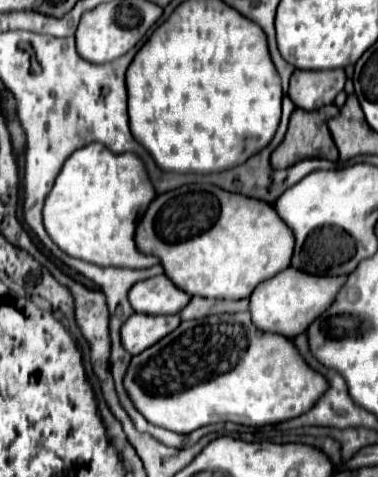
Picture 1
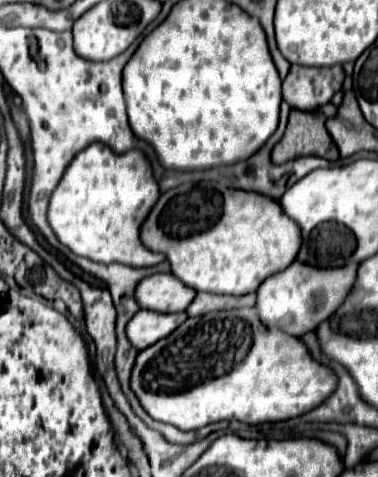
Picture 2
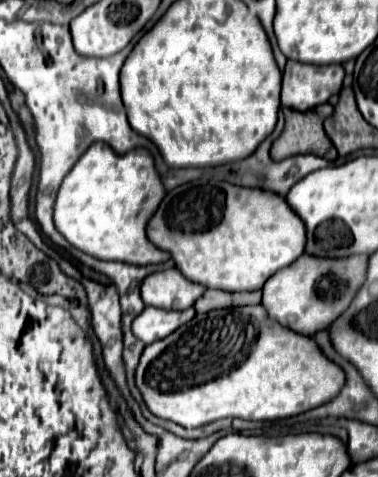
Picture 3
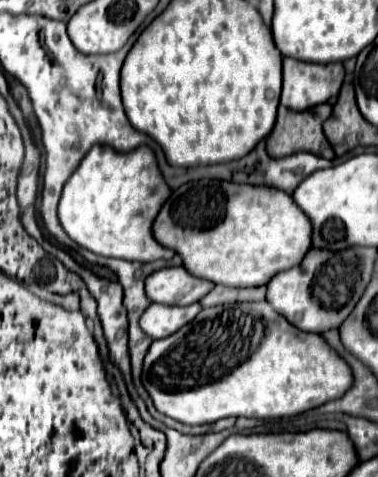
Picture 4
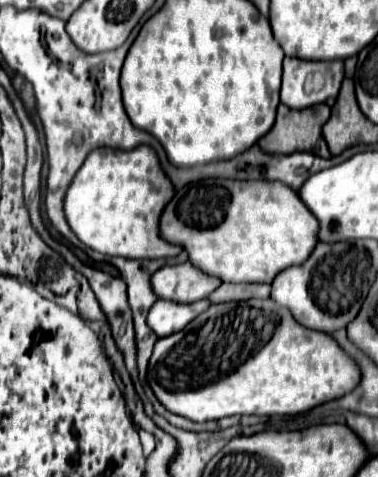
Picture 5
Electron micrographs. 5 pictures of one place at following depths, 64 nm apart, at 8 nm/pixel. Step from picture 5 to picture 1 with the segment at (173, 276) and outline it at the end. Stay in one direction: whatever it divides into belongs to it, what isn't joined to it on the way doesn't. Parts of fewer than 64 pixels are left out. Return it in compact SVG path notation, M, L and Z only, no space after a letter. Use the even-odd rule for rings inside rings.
M154 276L150 280L142 280L134 284L128 292L128 302L134 312L160 316L160 314L176 314L184 304L188 304L190 296L186 292L178 292L170 280L162 276Z

